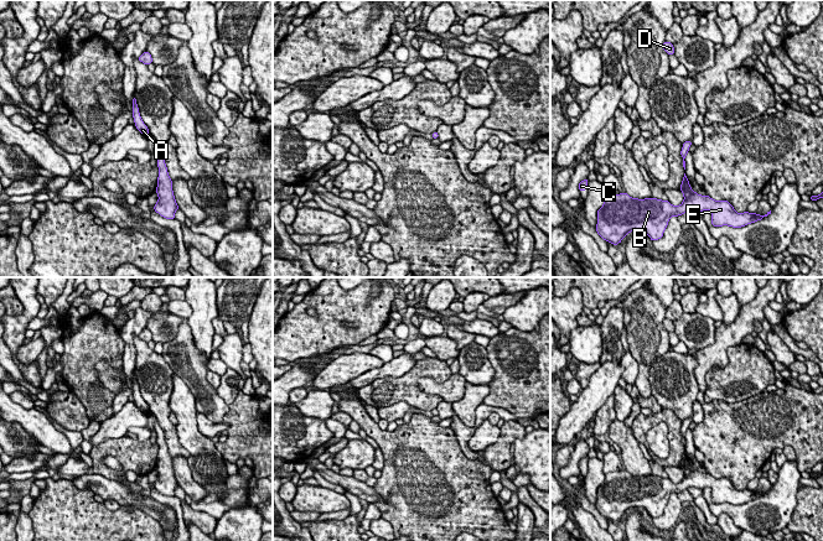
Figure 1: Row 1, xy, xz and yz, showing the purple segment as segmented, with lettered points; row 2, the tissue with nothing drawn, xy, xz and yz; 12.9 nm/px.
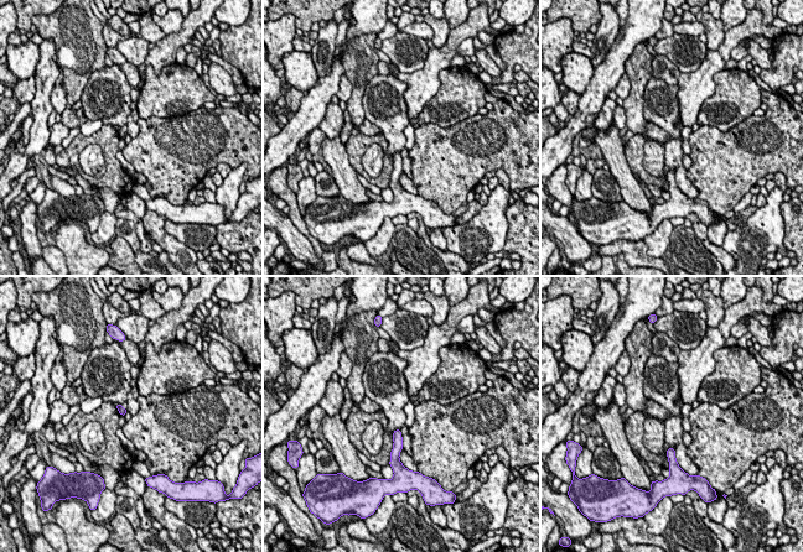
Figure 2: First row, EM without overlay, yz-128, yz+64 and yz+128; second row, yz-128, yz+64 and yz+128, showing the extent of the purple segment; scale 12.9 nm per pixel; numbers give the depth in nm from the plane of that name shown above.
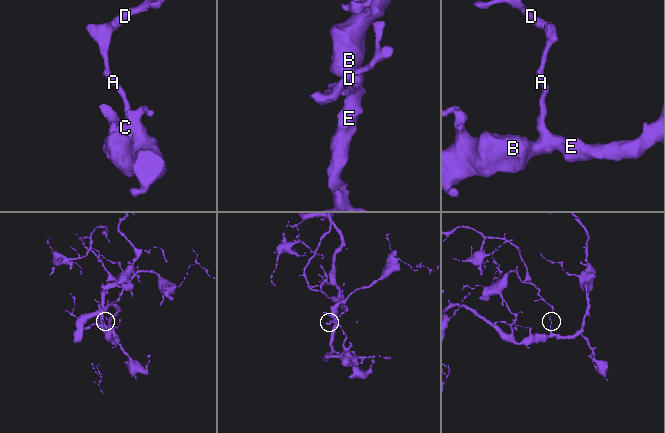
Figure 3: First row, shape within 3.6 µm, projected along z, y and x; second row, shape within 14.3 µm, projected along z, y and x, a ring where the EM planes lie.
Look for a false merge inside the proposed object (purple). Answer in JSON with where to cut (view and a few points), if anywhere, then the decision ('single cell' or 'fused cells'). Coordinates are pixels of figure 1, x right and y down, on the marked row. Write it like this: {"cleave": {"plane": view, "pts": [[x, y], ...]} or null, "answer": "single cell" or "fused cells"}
{"cleave": null, "answer": "single cell"}

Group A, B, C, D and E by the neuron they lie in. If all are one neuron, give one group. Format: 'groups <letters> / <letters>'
groups A B C D E

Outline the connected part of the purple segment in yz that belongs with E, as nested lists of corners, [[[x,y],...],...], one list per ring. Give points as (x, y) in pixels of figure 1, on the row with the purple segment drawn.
[[[685,173],[679,189],[683,192],[684,201],[677,207],[657,198],[633,199],[627,193],[607,196],[604,206],[597,210],[597,234],[604,240],[617,245],[627,233],[643,230],[654,241],[663,236],[672,215],[678,217],[690,209],[698,212],[709,209],[714,227],[733,228],[745,227],[771,214],[771,210],[765,215],[736,213],[728,201],[714,201],[709,196],[695,193]]]

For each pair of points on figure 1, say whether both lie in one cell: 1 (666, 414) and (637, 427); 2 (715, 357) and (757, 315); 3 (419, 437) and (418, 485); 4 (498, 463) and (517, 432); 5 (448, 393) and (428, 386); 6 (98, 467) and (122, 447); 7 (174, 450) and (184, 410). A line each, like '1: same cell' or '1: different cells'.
1: same cell
2: same cell
3: same cell
4: same cell
5: same cell
6: same cell
7: different cells

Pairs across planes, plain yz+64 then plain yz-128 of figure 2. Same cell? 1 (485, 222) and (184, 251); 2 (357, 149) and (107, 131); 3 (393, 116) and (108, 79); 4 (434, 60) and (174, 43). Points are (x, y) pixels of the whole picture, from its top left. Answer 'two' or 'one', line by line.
1: two
2: one
3: one
4: one

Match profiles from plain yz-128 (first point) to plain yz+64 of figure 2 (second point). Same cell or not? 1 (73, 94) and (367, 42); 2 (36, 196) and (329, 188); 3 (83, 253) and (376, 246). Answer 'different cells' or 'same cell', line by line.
1: same cell
2: same cell
3: different cells

